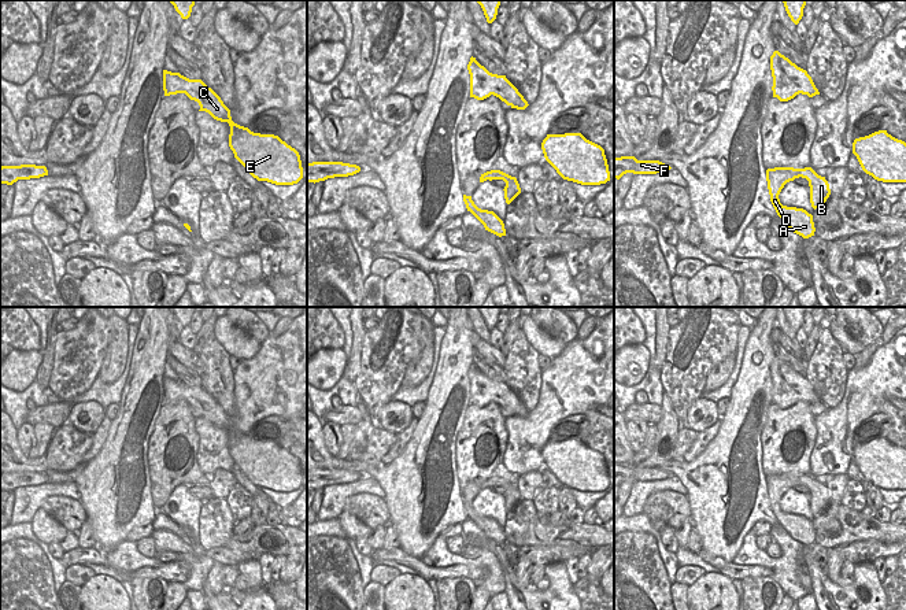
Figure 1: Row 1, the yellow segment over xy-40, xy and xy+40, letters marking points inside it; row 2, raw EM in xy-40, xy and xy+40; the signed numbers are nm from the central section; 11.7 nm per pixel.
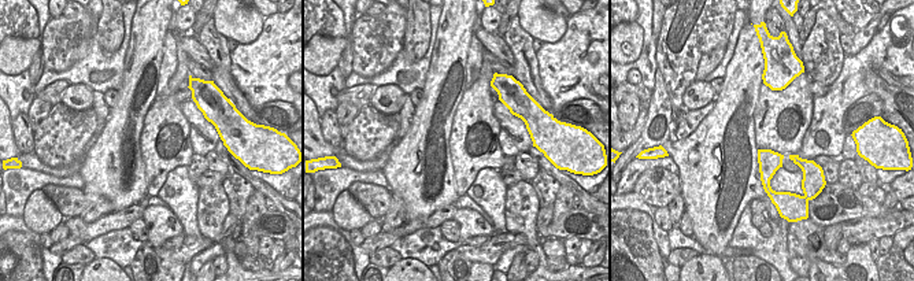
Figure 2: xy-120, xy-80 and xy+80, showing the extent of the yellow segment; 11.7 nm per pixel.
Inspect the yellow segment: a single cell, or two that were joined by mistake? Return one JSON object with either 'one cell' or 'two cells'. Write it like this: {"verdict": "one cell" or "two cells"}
{"verdict": "one cell"}

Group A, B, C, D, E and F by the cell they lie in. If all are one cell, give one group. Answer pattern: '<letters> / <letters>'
A B C D E F

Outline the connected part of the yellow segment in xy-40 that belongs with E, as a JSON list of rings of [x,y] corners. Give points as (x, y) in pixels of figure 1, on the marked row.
[[[163,70],[164,96],[185,93],[200,110],[230,126],[229,147],[234,158],[258,181],[293,185],[303,178],[299,152],[274,134],[254,133],[232,121],[230,110],[201,80],[189,80],[180,73]]]

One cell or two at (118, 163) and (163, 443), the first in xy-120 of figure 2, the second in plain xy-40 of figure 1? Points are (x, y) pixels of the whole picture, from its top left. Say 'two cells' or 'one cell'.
two cells

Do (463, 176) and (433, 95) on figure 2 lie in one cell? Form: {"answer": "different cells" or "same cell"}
{"answer": "different cells"}

